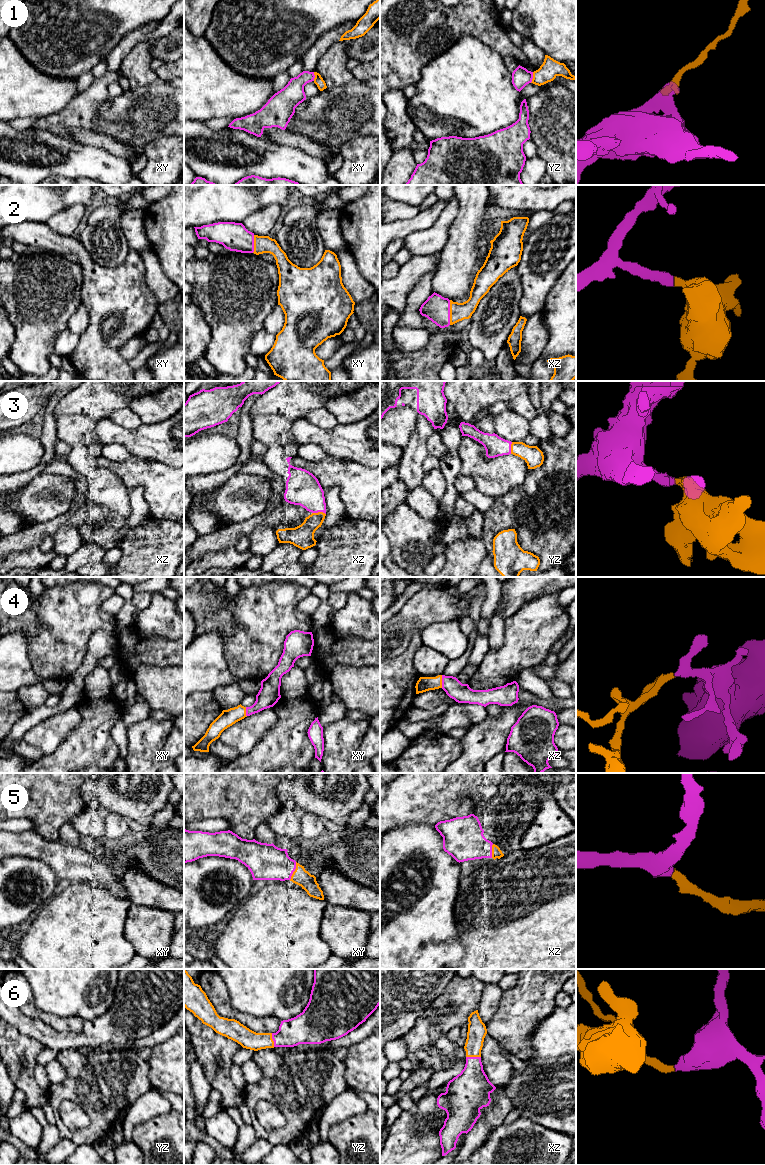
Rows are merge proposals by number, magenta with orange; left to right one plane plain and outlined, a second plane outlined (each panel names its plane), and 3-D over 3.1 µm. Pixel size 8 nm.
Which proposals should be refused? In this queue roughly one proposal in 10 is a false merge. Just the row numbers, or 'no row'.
1

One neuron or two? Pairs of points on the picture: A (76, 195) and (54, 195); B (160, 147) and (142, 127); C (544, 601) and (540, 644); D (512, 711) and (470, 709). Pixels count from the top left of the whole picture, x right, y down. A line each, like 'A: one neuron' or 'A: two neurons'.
A: one neuron
B: two neurons
C: one neuron
D: two neurons

